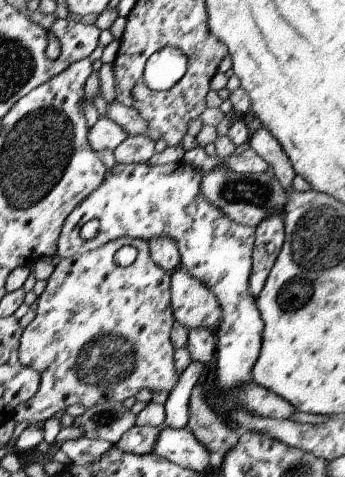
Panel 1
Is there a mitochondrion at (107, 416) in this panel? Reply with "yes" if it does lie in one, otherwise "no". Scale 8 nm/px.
yes

